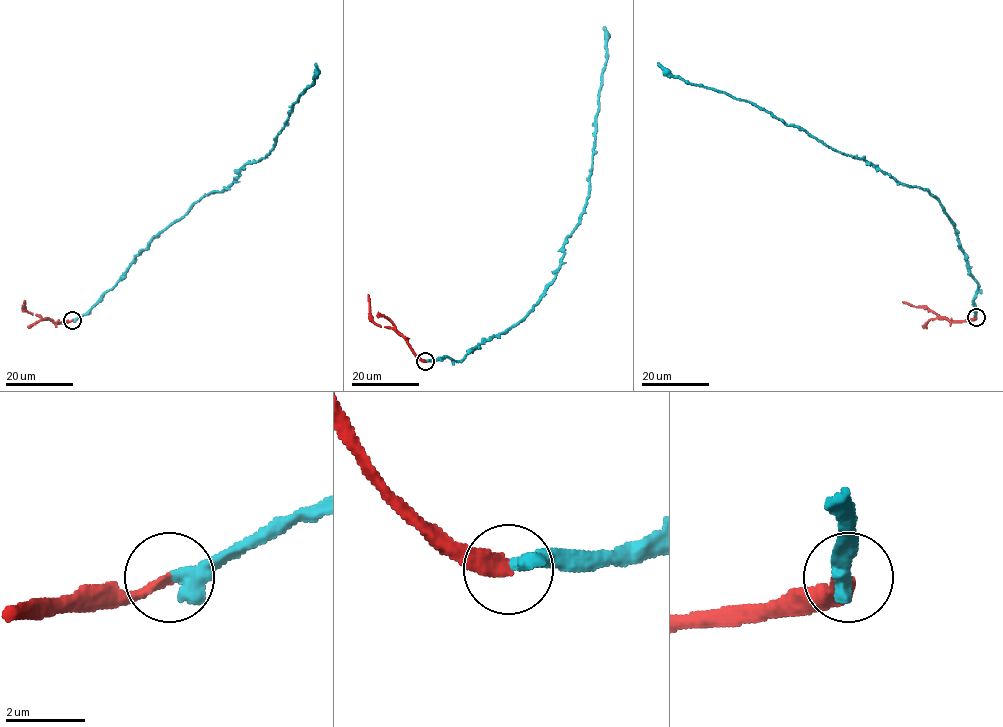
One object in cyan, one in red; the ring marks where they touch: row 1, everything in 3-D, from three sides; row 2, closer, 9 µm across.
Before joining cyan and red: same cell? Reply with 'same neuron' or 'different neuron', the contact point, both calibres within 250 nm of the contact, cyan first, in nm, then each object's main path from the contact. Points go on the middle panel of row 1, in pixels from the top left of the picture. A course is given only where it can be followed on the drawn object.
same neuron; at (425, 361); 440 nm thick on the cyan side, 280 nm on the other; cyan runs (426, 361), (461, 360), (503, 334), (521, 322), (554, 278), (589, 195), (606, 61), (604, 27); red runs (426, 361), (421, 360), (393, 328), (381, 327), (371, 318), (368, 294)

